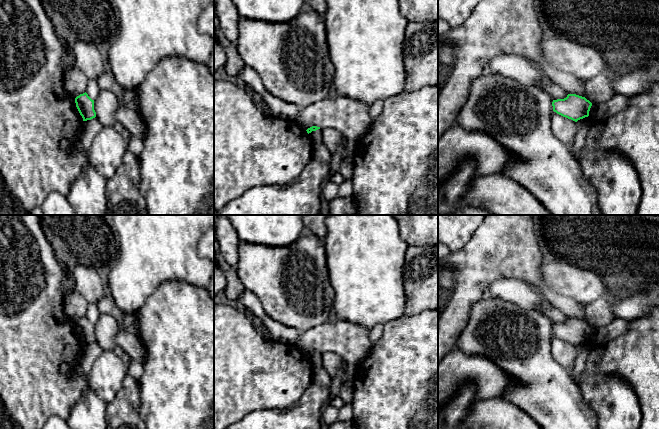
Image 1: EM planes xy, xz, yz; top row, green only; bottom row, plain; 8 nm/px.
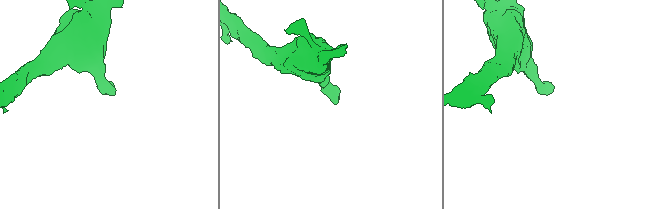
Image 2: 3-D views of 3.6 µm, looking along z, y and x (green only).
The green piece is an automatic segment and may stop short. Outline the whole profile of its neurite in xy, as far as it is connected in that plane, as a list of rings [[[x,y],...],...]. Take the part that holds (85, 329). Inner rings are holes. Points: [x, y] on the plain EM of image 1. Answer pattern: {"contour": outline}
{"contour": [[[86,316],[76,321],[75,327],[83,345],[91,344],[96,341],[94,324],[92,324]]]}

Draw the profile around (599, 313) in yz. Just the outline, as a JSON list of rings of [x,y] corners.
[[[610,292],[585,306],[587,319],[592,328],[606,326],[616,319],[612,306],[618,300]]]

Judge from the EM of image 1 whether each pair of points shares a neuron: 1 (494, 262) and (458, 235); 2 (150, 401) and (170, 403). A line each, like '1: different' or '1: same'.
1: different
2: same

